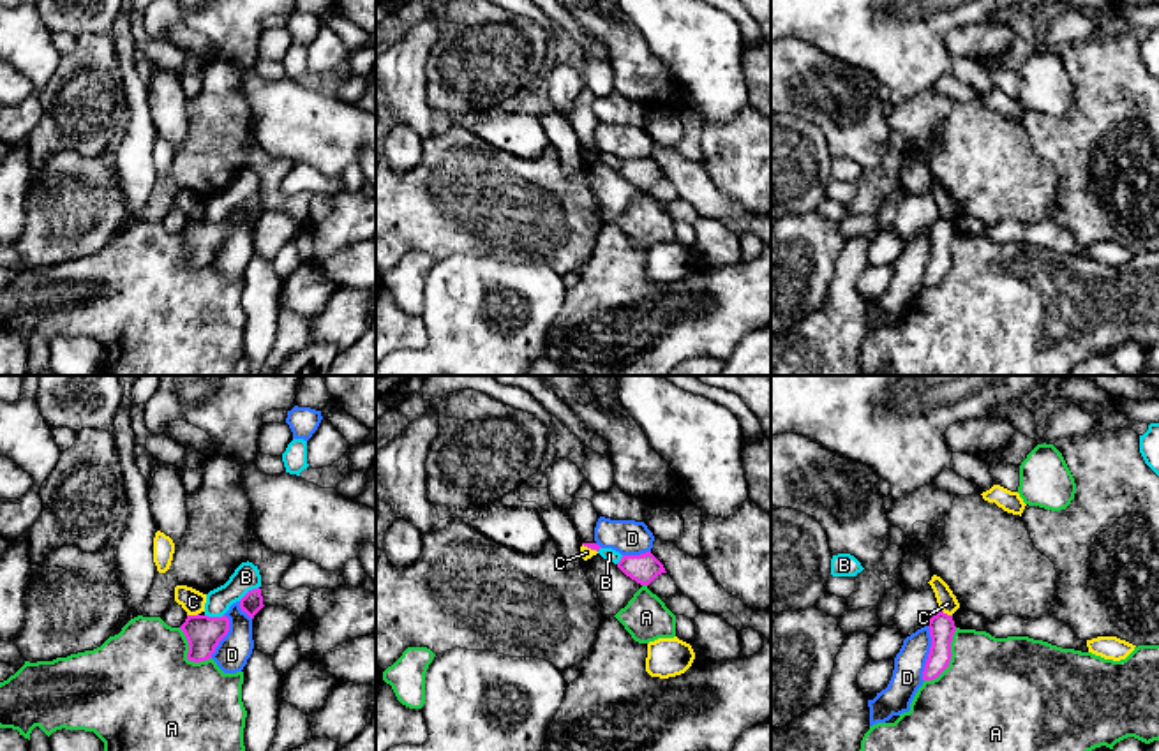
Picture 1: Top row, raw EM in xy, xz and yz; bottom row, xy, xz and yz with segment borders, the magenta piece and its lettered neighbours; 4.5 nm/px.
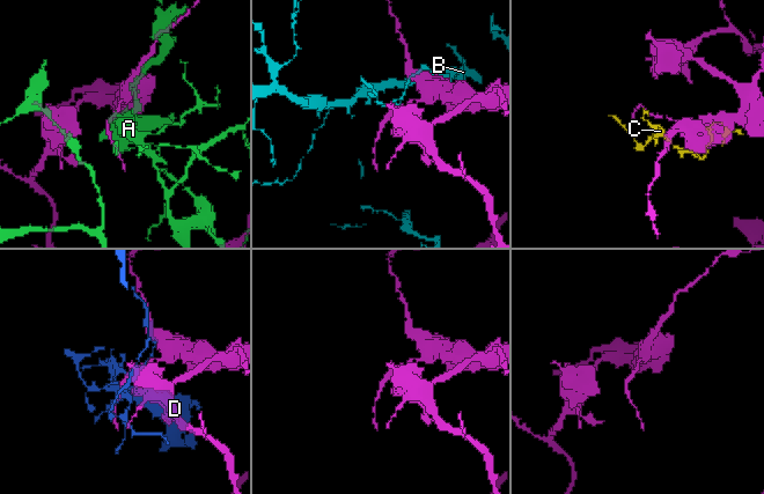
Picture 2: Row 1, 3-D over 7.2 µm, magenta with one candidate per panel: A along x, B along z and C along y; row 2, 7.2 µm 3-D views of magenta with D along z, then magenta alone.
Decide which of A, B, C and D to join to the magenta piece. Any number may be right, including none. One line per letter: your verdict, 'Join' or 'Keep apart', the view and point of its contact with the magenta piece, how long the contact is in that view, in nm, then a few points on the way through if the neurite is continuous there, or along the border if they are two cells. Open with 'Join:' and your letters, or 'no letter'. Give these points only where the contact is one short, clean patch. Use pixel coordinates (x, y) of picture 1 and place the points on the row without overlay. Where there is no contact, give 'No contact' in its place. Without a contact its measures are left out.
Join: no letter
A: Keep apart. Touches magenta at yz (949, 263). Shared border 280 nm
B: Keep apart. Touches magenta at xy (249, 196). Shared border 120 nm
C: Keep apart. Touches magenta at xy (193, 221). Shared border 60 nm. Boundary: xy (198, 217), (187, 221)
D: Keep apart. Touches magenta at yz (930, 258). Shared border 260 nm

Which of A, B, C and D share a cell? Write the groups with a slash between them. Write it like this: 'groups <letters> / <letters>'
groups A / B / C / D

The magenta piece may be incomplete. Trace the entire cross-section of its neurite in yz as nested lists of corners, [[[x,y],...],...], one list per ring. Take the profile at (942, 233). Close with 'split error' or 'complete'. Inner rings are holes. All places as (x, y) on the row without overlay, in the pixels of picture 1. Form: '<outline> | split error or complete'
[[[938,217],[928,227],[931,252],[924,270],[923,286],[937,284],[951,266],[951,247],[956,236],[953,220]]] | complete

